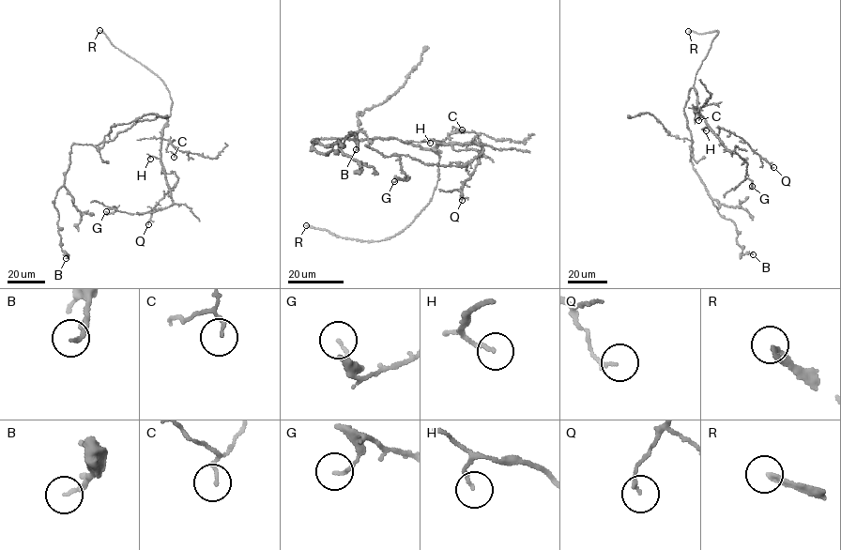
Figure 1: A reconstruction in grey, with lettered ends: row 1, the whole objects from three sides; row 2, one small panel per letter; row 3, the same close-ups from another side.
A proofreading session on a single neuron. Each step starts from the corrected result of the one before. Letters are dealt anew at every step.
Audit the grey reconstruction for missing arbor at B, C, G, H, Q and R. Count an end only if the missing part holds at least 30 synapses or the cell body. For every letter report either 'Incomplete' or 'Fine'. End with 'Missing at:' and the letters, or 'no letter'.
B: Fine
C: Fine
G: Fine
H: Fine
Q: Fine
R: Incomplete
Missing at: R

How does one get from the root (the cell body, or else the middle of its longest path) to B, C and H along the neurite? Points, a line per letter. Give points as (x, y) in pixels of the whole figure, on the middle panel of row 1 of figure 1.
B: (401, 142), (312, 141), (328, 155), (334, 144), (354, 134), (356, 149)
C: (401, 142), (435, 152), (440, 142), (449, 134), (463, 131), (462, 129)
H: (401, 142), (435, 152), (438, 143), (444, 144), (429, 140), (430, 143)

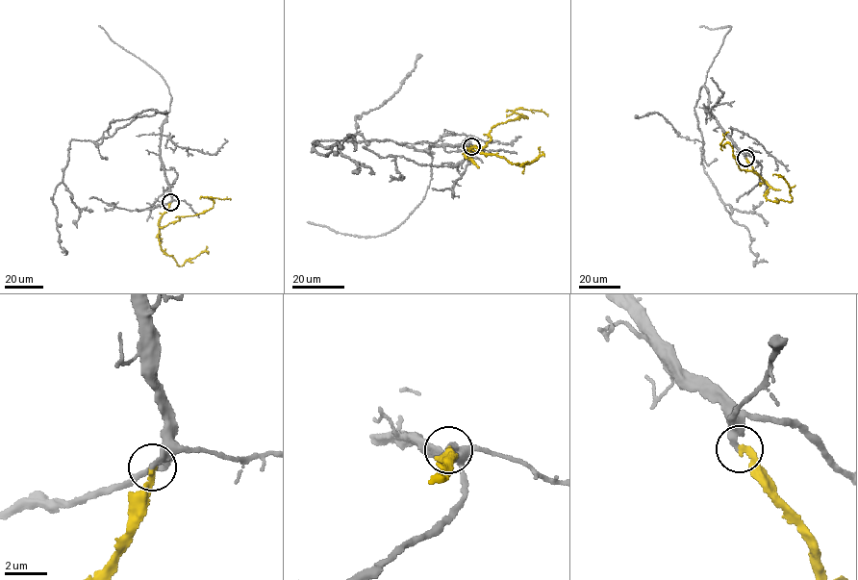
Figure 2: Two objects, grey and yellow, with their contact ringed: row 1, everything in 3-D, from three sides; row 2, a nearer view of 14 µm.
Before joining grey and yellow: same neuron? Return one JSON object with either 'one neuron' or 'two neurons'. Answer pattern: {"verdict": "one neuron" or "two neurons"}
{"verdict": "one neuron"}

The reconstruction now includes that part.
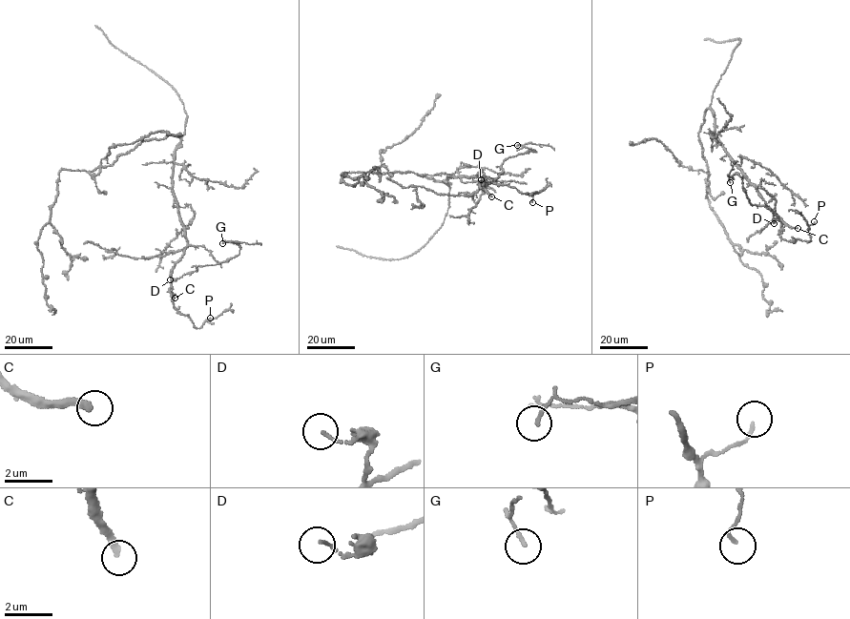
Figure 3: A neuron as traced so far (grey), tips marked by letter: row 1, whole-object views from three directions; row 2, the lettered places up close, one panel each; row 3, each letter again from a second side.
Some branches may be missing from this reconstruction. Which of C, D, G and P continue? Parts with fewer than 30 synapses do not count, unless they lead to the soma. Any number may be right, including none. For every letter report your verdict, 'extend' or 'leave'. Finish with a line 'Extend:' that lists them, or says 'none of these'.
C: extend
D: leave
G: leave
P: leave
Extend: C

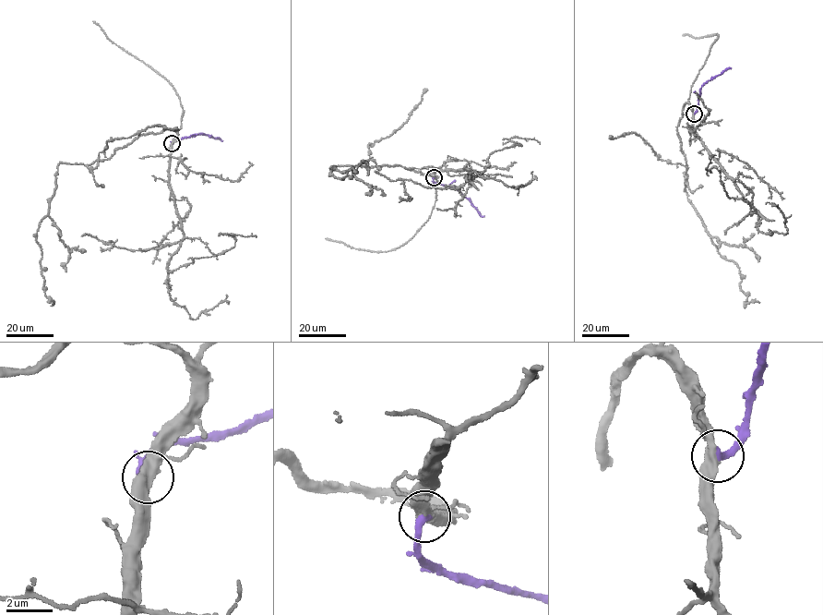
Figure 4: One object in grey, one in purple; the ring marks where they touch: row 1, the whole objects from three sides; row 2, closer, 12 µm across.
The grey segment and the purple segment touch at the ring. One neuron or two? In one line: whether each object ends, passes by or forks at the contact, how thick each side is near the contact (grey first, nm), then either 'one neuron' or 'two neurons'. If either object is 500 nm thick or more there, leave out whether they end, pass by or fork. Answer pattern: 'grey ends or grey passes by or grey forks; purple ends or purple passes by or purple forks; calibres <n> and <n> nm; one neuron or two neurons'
grey forks; purple ends; calibres 360 and 320 nm; one neuron

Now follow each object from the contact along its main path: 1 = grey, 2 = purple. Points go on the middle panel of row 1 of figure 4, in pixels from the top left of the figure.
1: (434, 177), (398, 165), (330, 168), (336, 168), (332, 174), (343, 179), (349, 170), (365, 162), (367, 174)
2: (434, 177), (435, 183), (457, 188), (484, 216)

